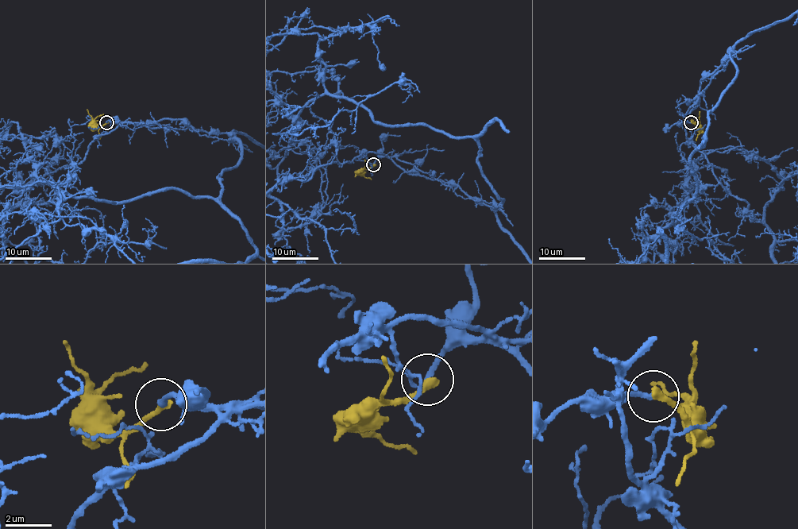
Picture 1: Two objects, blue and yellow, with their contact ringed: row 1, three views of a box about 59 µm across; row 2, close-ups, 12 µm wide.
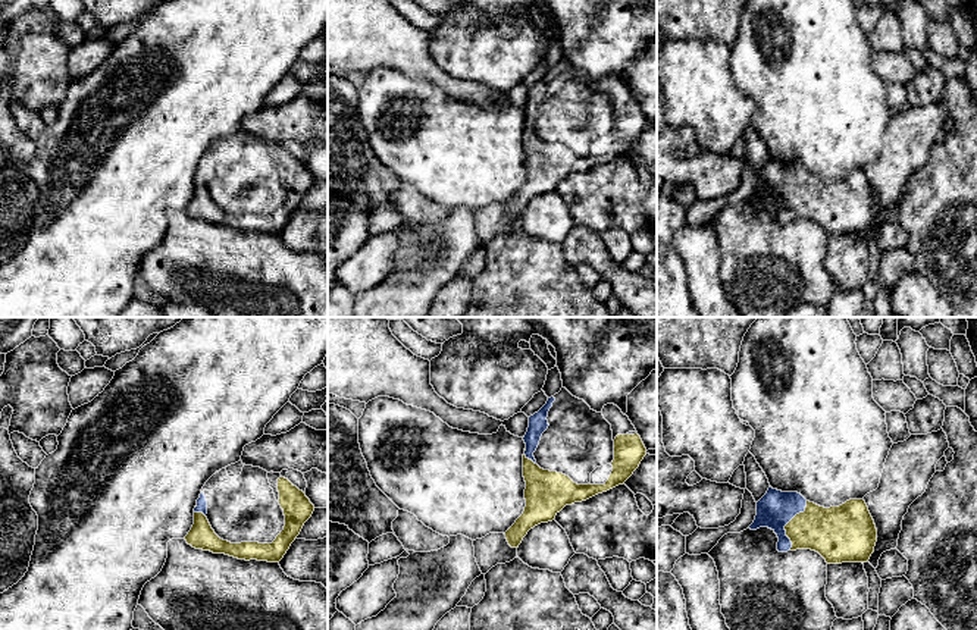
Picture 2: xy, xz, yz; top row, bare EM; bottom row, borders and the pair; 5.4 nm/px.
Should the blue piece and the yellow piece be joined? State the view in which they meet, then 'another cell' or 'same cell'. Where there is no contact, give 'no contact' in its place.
yz | same cell

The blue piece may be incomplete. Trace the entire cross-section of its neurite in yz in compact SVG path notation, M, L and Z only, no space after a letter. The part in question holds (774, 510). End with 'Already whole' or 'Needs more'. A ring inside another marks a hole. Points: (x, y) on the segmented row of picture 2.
M771 486L757 502L757 515L749 526L751 530L760 527L768 527L777 535L779 552L811 549L827 564L867 562L877 542L877 529L864 499L849 499L839 507L824 508L798 492L782 492Z. Needs more

